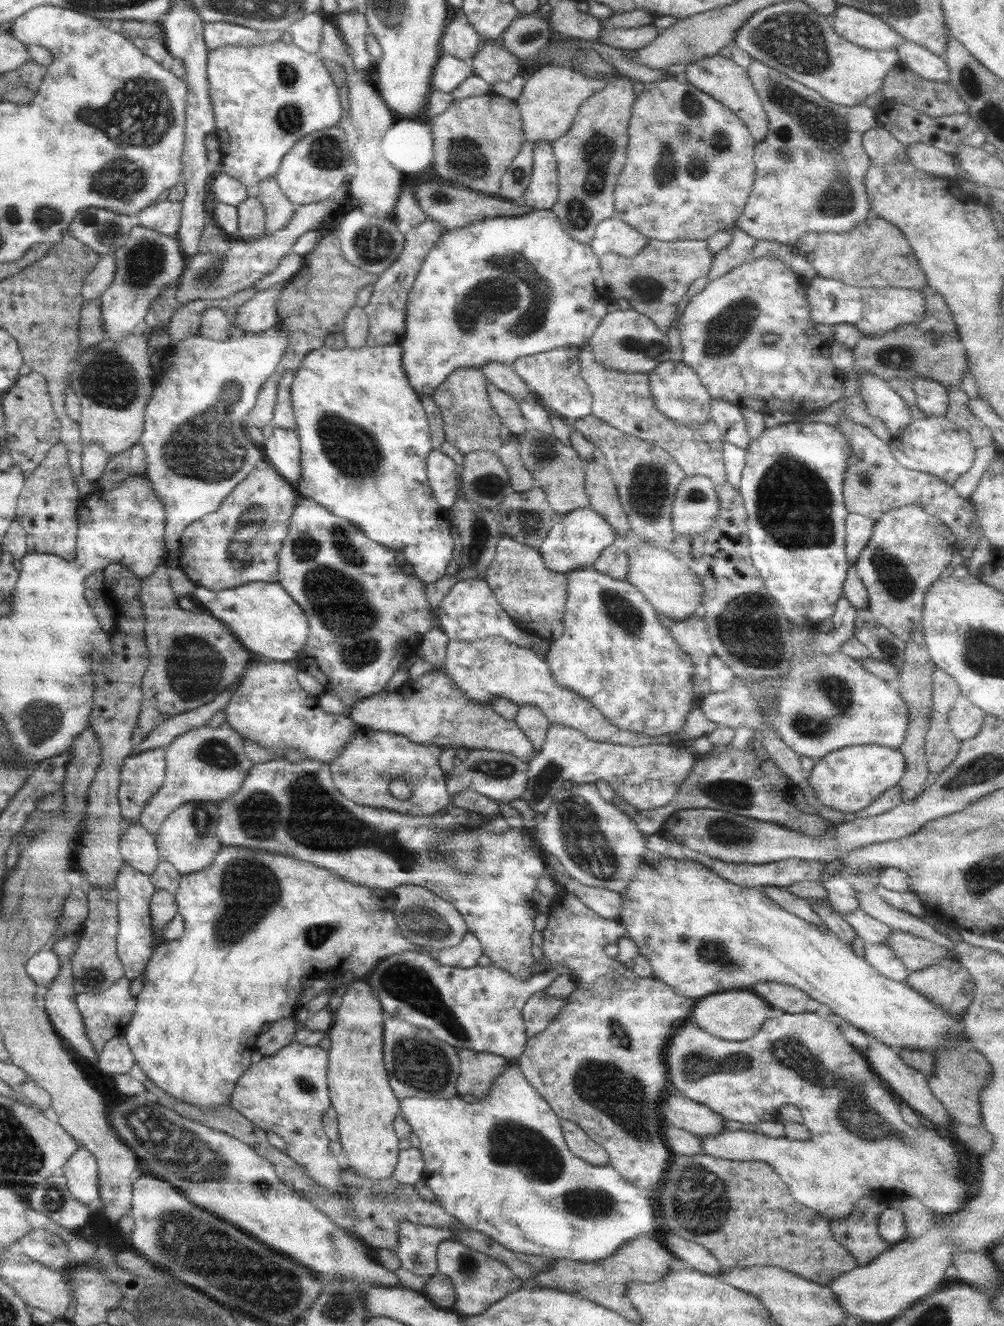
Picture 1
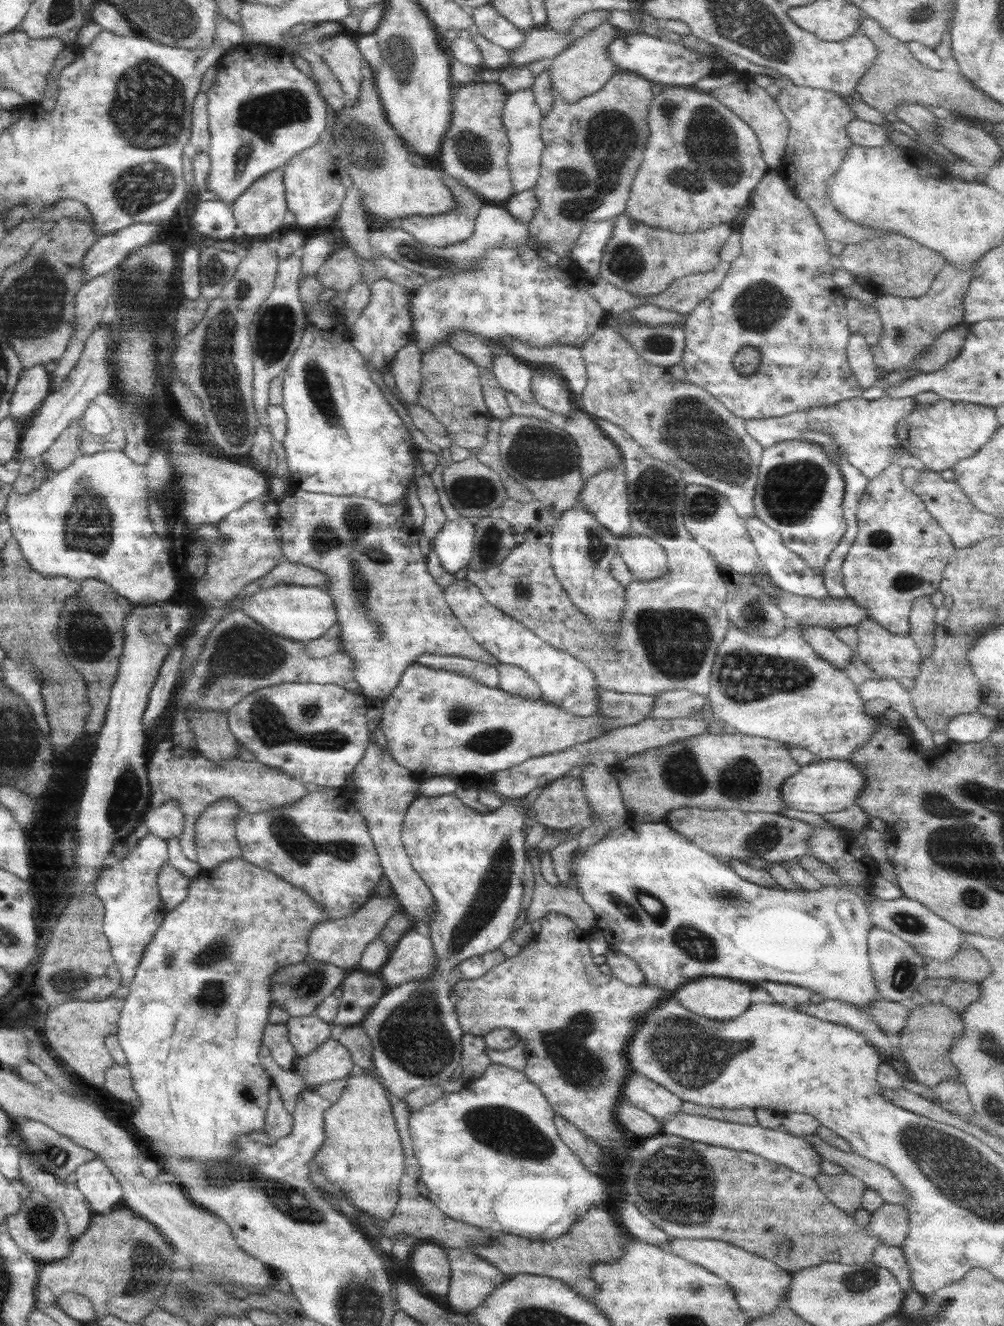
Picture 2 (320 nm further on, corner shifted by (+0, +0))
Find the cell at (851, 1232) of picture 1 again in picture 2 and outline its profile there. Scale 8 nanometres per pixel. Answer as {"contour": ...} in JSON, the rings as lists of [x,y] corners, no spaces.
{"contour":[[[820,1173],[814,1179],[823,1194],[845,1213],[853,1216],[853,1212],[861,1207],[862,1195],[867,1187],[850,1173],[839,1175]]]}

